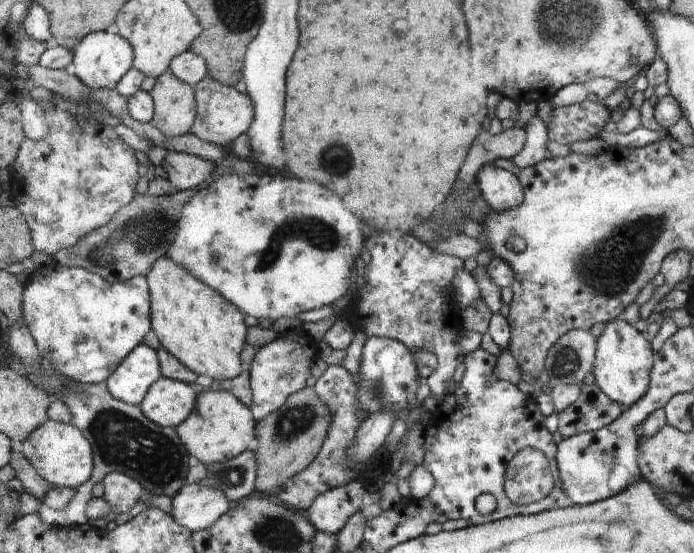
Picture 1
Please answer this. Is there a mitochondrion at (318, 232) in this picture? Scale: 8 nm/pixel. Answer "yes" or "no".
yes

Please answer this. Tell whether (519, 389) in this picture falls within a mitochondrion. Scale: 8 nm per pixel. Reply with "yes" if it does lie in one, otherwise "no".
no

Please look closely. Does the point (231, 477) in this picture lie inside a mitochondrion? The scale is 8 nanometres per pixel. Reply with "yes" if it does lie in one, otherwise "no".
yes

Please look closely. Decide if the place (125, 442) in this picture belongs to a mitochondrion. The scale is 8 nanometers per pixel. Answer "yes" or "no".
yes

